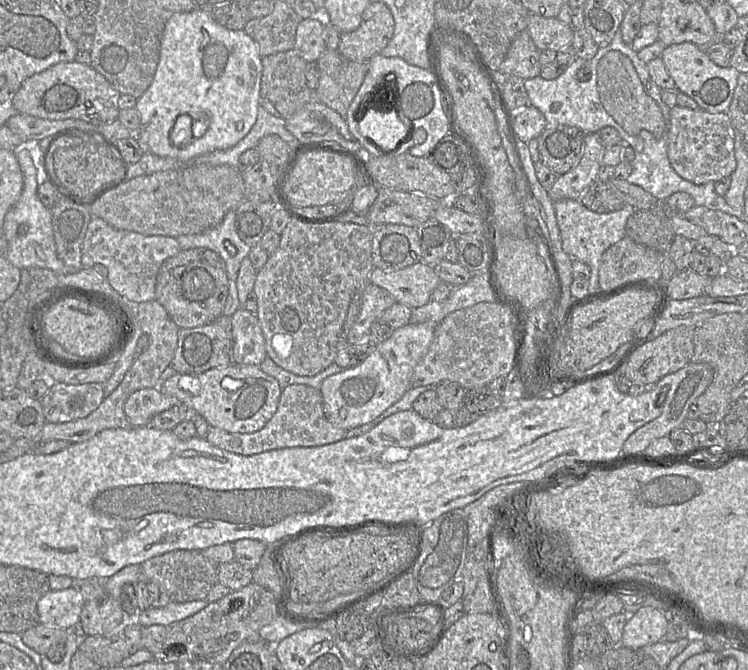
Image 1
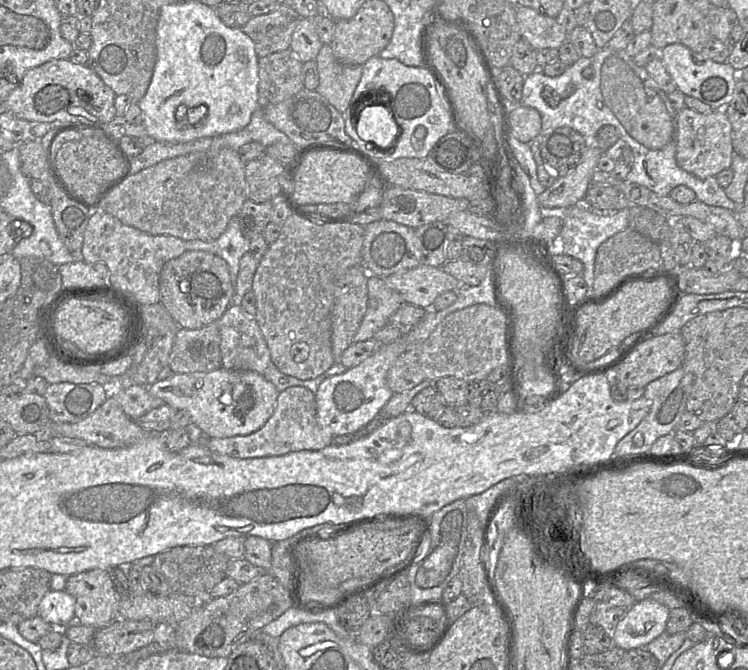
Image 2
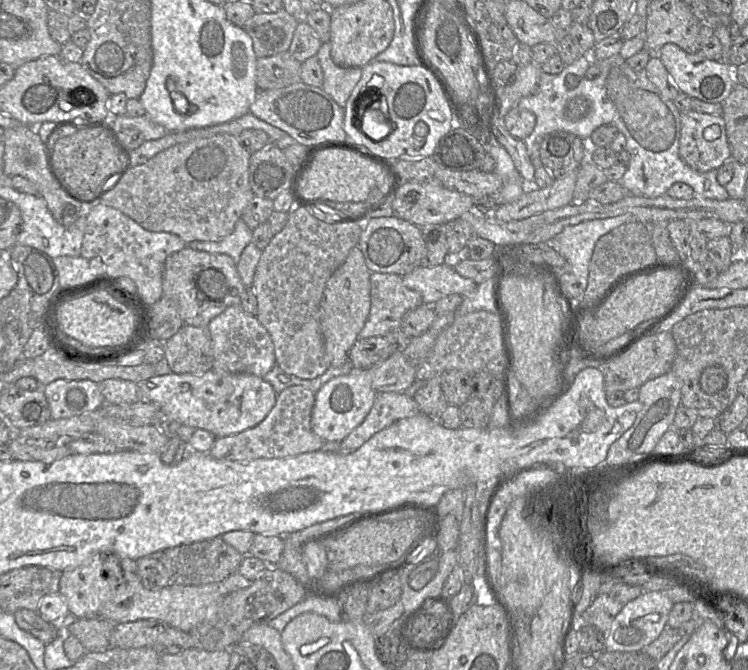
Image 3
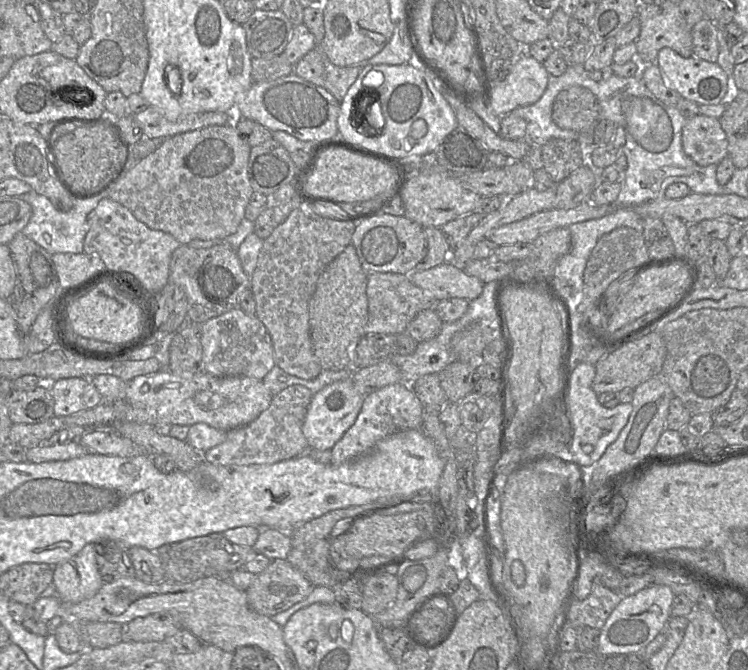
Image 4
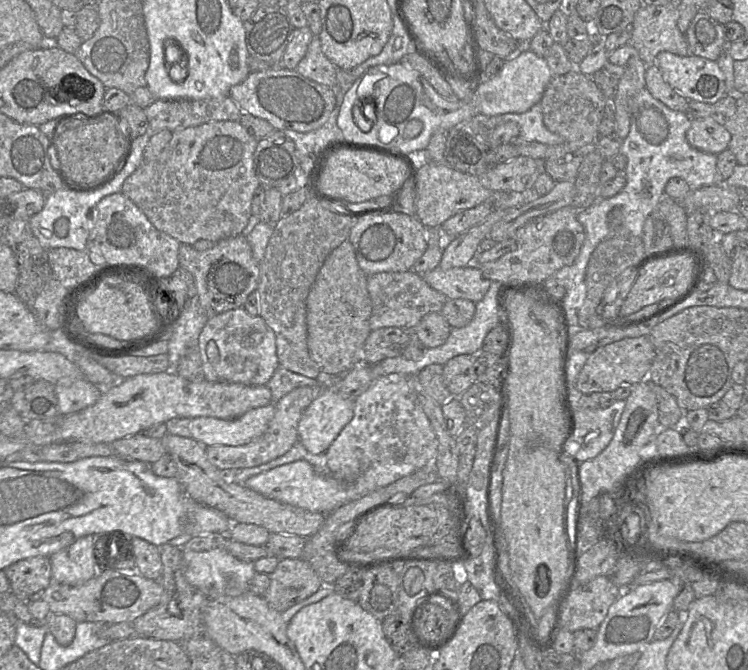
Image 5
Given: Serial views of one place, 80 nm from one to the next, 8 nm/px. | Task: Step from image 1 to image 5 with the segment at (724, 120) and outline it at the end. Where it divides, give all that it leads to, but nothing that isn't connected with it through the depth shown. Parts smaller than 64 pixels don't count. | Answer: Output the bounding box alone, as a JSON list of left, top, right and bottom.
[686,117,731,155]

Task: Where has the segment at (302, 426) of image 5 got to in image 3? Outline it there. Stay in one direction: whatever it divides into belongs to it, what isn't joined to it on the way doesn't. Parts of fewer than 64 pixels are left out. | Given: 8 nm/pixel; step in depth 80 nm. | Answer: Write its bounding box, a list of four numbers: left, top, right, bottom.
[311,368,376,442]

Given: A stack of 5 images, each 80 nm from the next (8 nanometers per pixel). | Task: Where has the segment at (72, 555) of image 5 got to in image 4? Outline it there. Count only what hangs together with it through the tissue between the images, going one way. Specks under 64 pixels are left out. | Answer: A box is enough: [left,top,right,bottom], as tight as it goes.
[53,543,106,603]

